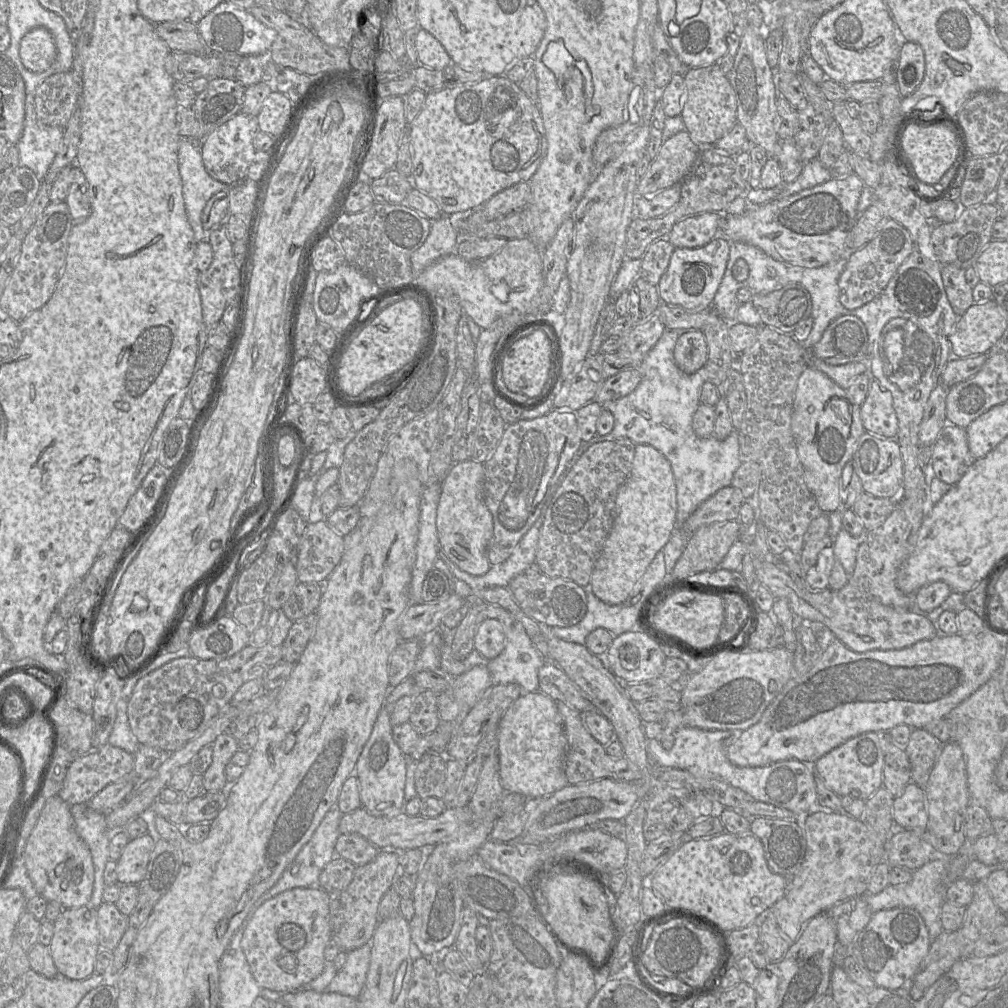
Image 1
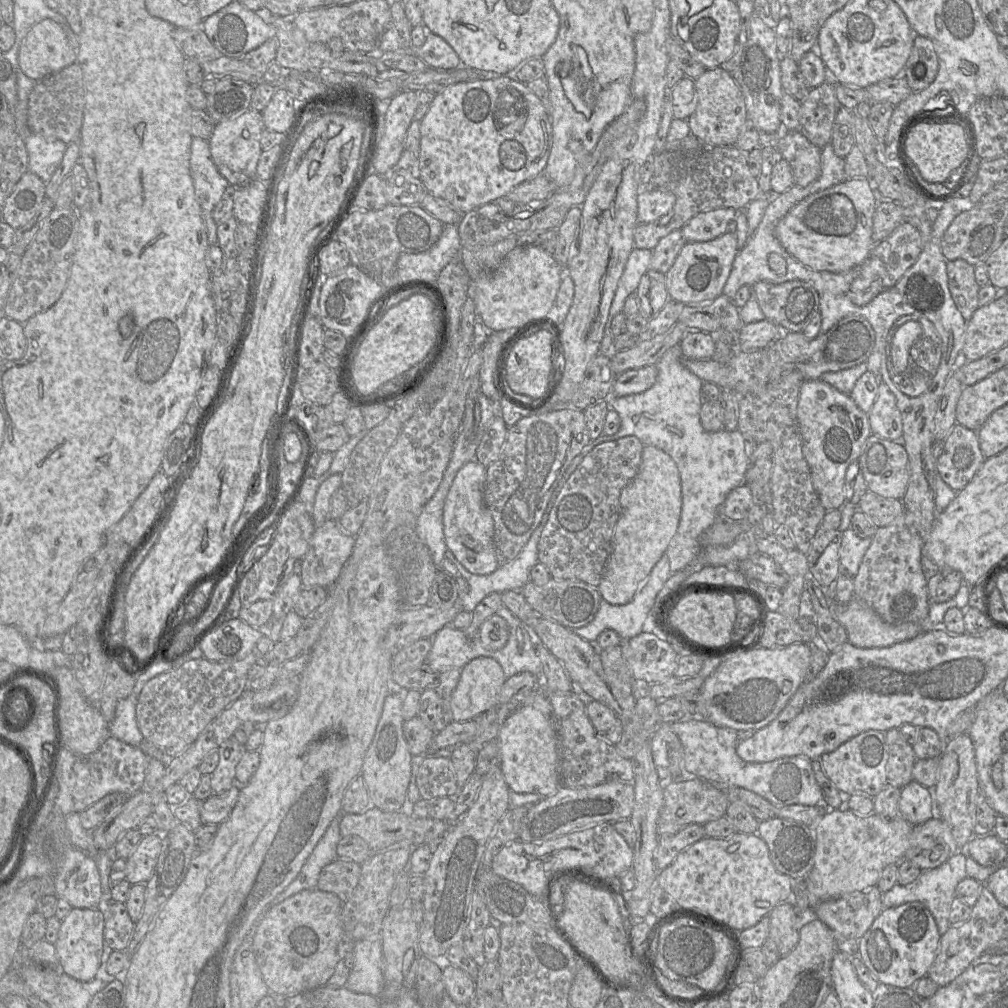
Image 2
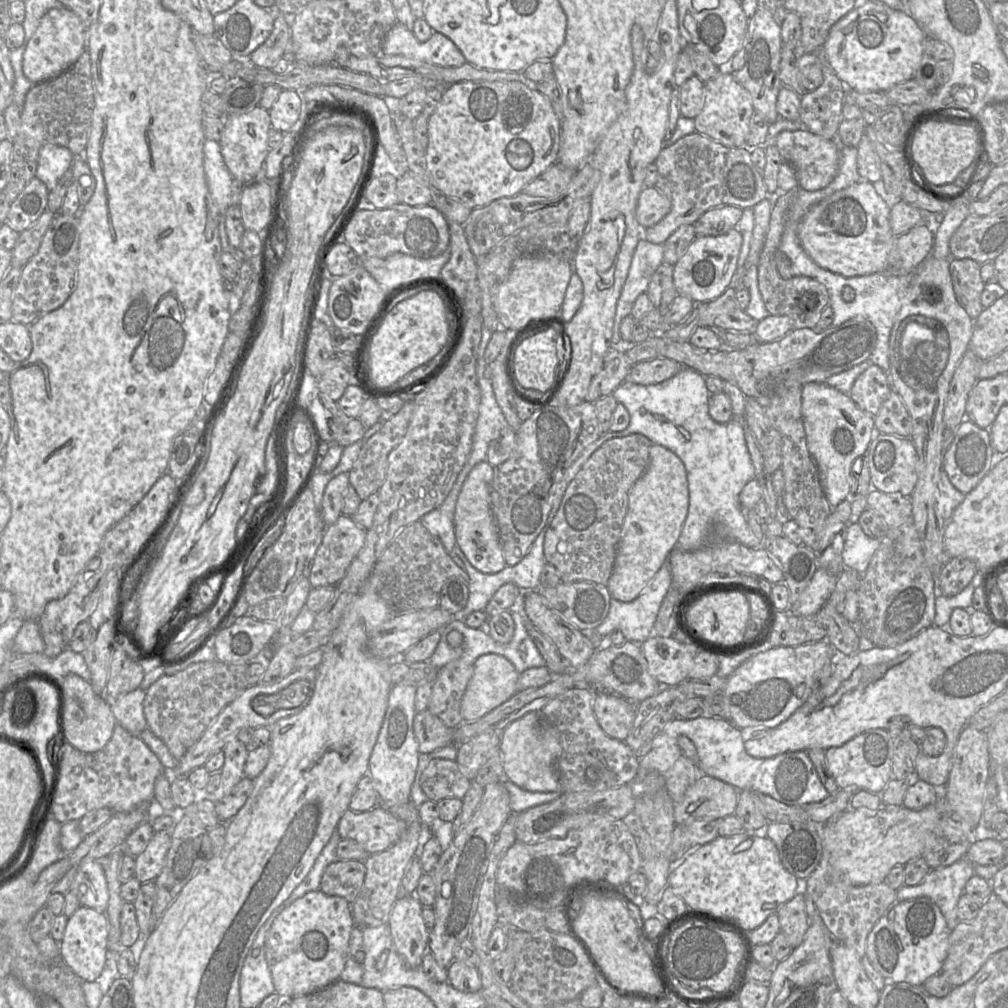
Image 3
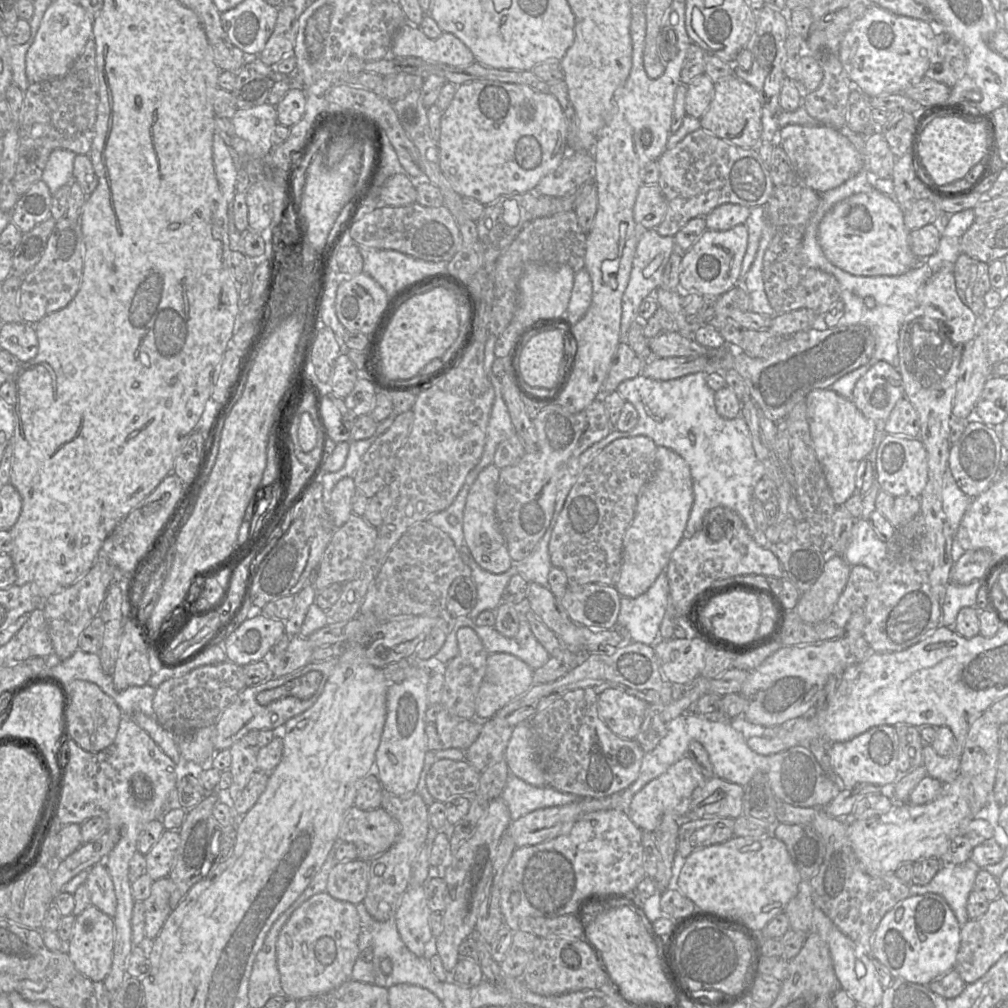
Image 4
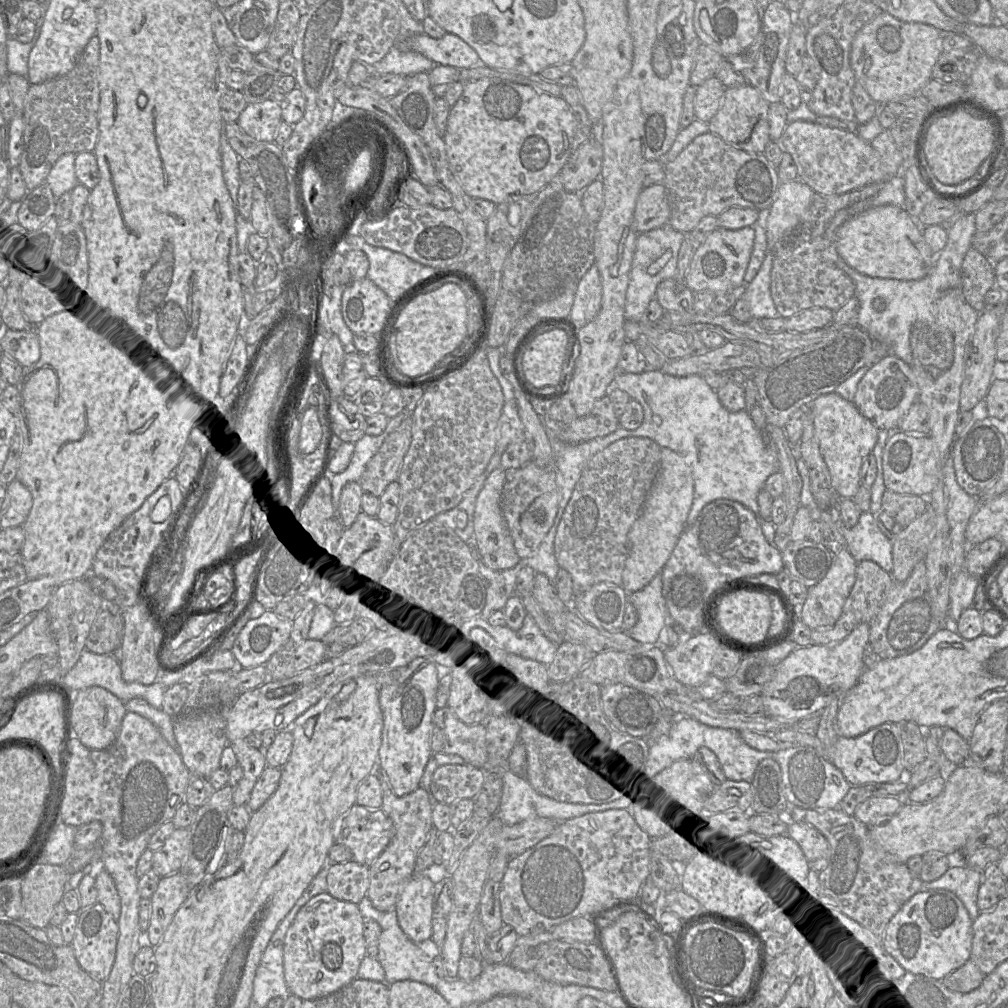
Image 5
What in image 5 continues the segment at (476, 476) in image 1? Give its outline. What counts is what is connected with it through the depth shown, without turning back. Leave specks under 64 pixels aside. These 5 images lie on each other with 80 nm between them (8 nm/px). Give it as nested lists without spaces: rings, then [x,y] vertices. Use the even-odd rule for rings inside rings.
[[[499,467],[491,472],[477,497],[474,512],[474,537],[482,563],[494,571],[513,568],[519,561],[506,521],[500,507],[501,493],[506,479],[506,470]]]

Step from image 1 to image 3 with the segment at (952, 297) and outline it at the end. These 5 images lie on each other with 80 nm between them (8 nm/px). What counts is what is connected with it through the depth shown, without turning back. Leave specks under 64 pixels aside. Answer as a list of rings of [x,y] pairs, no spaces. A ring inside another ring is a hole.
[[[967,258],[951,259],[949,263],[956,299],[972,320],[976,320],[984,309],[981,294],[985,283],[980,275],[980,266],[978,262]]]

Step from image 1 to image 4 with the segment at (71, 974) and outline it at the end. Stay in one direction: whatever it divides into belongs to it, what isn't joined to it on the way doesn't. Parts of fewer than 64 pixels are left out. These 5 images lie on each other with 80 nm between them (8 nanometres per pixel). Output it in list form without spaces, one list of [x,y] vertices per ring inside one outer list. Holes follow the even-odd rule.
[[[91,905],[76,916],[71,937],[64,948],[79,972],[93,982],[104,982],[111,970],[113,947],[113,918]]]

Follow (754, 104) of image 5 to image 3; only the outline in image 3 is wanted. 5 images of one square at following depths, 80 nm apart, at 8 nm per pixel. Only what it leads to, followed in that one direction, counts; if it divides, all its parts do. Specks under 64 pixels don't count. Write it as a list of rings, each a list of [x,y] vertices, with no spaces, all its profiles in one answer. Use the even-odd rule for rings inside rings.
[[[727,67],[705,82],[705,103],[701,113],[694,118],[695,131],[728,147],[746,146],[747,134],[755,109],[751,94],[733,77]]]

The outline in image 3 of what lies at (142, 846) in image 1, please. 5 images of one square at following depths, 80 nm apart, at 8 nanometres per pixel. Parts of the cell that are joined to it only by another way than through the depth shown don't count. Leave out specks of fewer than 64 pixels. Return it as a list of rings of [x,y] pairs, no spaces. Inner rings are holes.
[[[168,831],[155,832],[144,852],[135,857],[135,878],[141,883],[154,881],[161,873],[171,846]]]

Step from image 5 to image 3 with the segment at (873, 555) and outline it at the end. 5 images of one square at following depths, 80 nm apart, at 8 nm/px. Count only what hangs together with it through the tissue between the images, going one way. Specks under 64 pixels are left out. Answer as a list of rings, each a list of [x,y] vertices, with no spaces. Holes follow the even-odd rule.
[[[858,522],[849,524],[842,552],[845,567],[864,573],[879,545],[880,540],[867,536]]]

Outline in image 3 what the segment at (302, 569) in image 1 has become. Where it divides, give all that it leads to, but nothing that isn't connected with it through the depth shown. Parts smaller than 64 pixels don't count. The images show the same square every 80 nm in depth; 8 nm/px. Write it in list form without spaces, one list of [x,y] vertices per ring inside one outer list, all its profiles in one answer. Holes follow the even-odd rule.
[[[340,515],[333,525],[326,528],[322,542],[310,564],[308,580],[312,588],[336,586],[344,578],[350,564],[364,545],[366,530],[347,515]]]

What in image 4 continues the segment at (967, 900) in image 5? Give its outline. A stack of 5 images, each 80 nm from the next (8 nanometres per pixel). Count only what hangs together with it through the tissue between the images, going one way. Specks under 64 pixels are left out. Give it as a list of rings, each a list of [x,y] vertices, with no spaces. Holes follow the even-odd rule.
[[[970,860],[963,864],[942,865],[929,883],[925,885],[910,883],[910,895],[926,893],[941,895],[952,909],[960,926],[962,926],[969,920],[967,899],[974,888],[976,874],[979,869]]]

